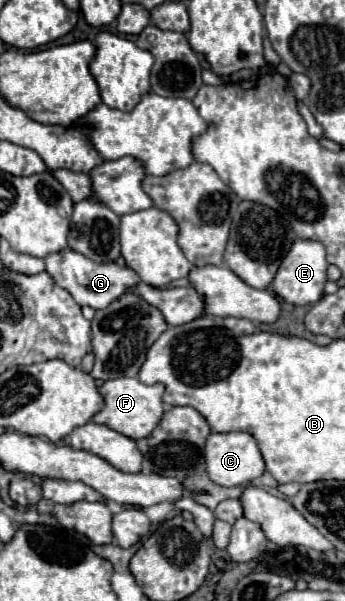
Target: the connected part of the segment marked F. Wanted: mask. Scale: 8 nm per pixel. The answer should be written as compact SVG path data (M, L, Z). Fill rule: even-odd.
M121 377L121 379L111 379L105 381L99 387L99 393L105 399L105 409L99 411L93 421L107 425L119 433L123 433L125 437L137 441L143 437L149 437L153 427L157 427L157 423L161 421L161 415L165 411L163 405L163 391L165 387L161 387L161 383L155 385L145 385L139 379L131 379L131 377Z

